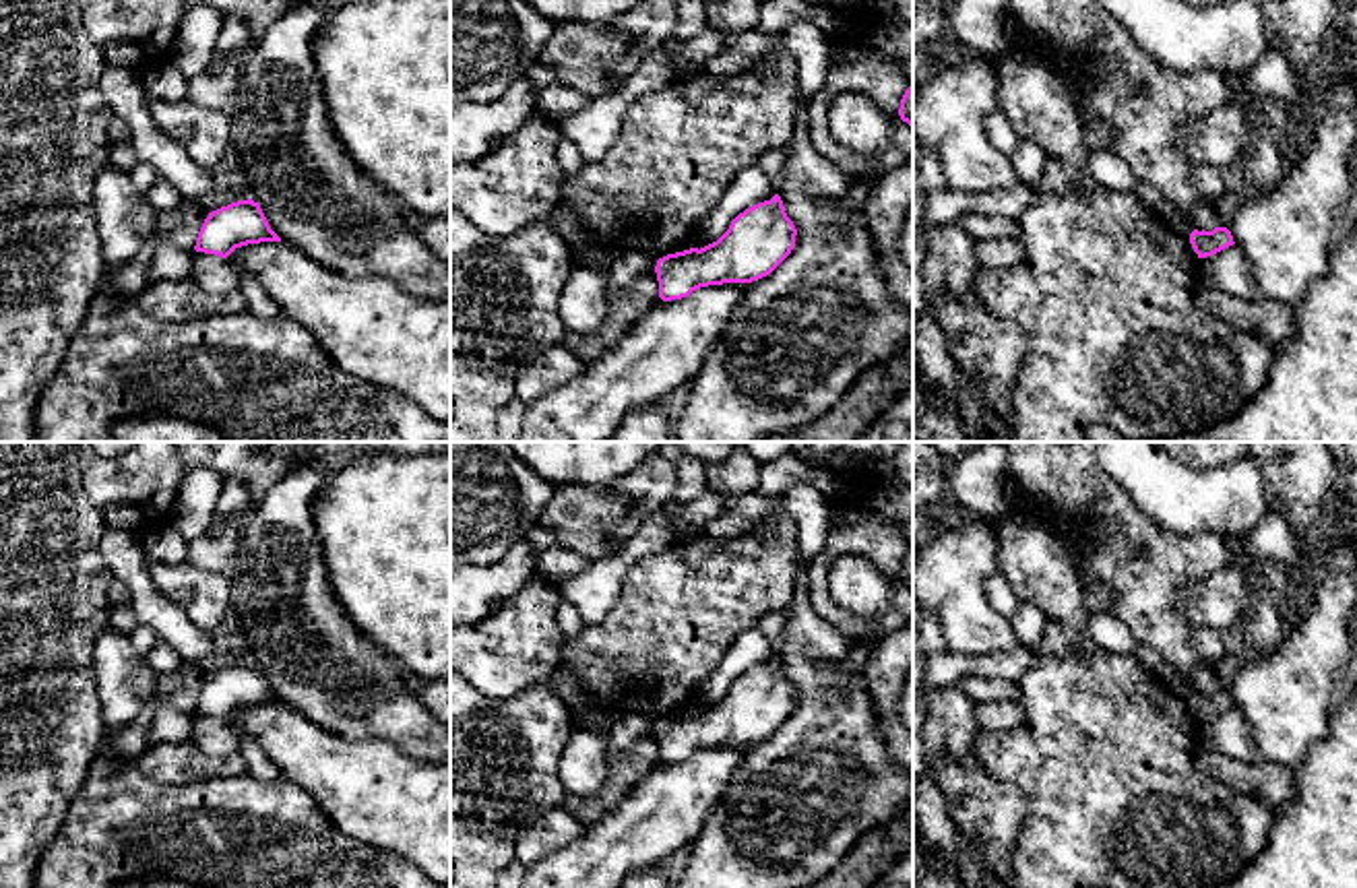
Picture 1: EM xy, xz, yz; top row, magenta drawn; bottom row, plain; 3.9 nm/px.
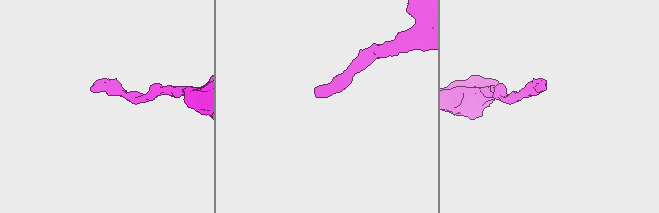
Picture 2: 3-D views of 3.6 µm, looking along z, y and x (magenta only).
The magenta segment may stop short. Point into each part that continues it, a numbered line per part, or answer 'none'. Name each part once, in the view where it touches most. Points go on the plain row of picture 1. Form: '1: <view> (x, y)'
none

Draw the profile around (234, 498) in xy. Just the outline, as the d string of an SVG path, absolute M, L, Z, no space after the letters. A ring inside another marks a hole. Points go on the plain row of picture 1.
M227 477L223 481L223 494L219 498L217 510L215 510L215 520L211 525L211 533L219 533L221 527L235 514L240 514L246 504L250 502L250 494L246 483L240 479Z

